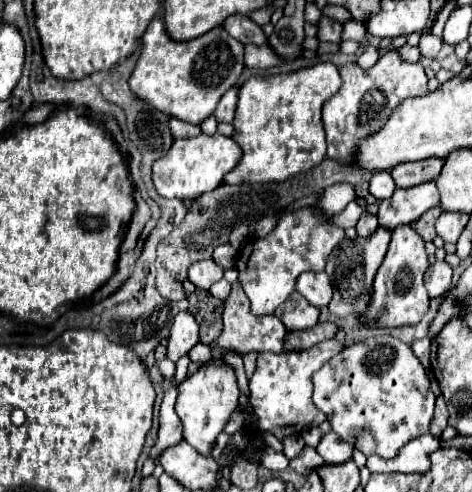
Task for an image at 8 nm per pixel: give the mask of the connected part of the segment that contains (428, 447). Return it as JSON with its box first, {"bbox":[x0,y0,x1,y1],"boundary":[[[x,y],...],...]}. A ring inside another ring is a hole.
{"bbox":[367,435,441,475],"boundary":[[[433,435],[417,437],[417,441],[409,441],[405,449],[401,449],[399,457],[393,461],[381,461],[381,457],[369,457],[367,459],[367,469],[371,475],[375,473],[391,473],[391,471],[401,471],[401,473],[421,473],[425,475],[431,469],[429,455],[441,447],[439,439]]]}

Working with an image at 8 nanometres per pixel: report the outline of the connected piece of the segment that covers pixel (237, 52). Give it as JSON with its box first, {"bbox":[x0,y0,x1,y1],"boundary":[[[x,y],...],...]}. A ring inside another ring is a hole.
{"bbox":[129,17,243,125],"boundary":[[[155,17],[141,39],[141,57],[129,79],[135,97],[149,101],[155,109],[169,117],[177,117],[199,125],[213,115],[219,99],[229,91],[239,75],[243,73],[243,43],[229,37],[223,27],[211,29],[209,33],[193,41],[173,41],[167,35],[165,21]]]}

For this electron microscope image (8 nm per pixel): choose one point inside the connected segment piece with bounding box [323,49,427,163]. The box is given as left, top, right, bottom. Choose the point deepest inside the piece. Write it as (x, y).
(362, 106)

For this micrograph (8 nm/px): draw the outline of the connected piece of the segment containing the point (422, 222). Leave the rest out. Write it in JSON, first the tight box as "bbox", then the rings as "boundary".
{"bbox":[411,205,441,241],"boundary":[[[437,205],[437,207],[429,209],[427,213],[423,213],[411,227],[413,227],[425,241],[433,241],[433,239],[437,237],[437,233],[435,233],[435,221],[437,221],[439,215],[441,215],[441,207]]]}

